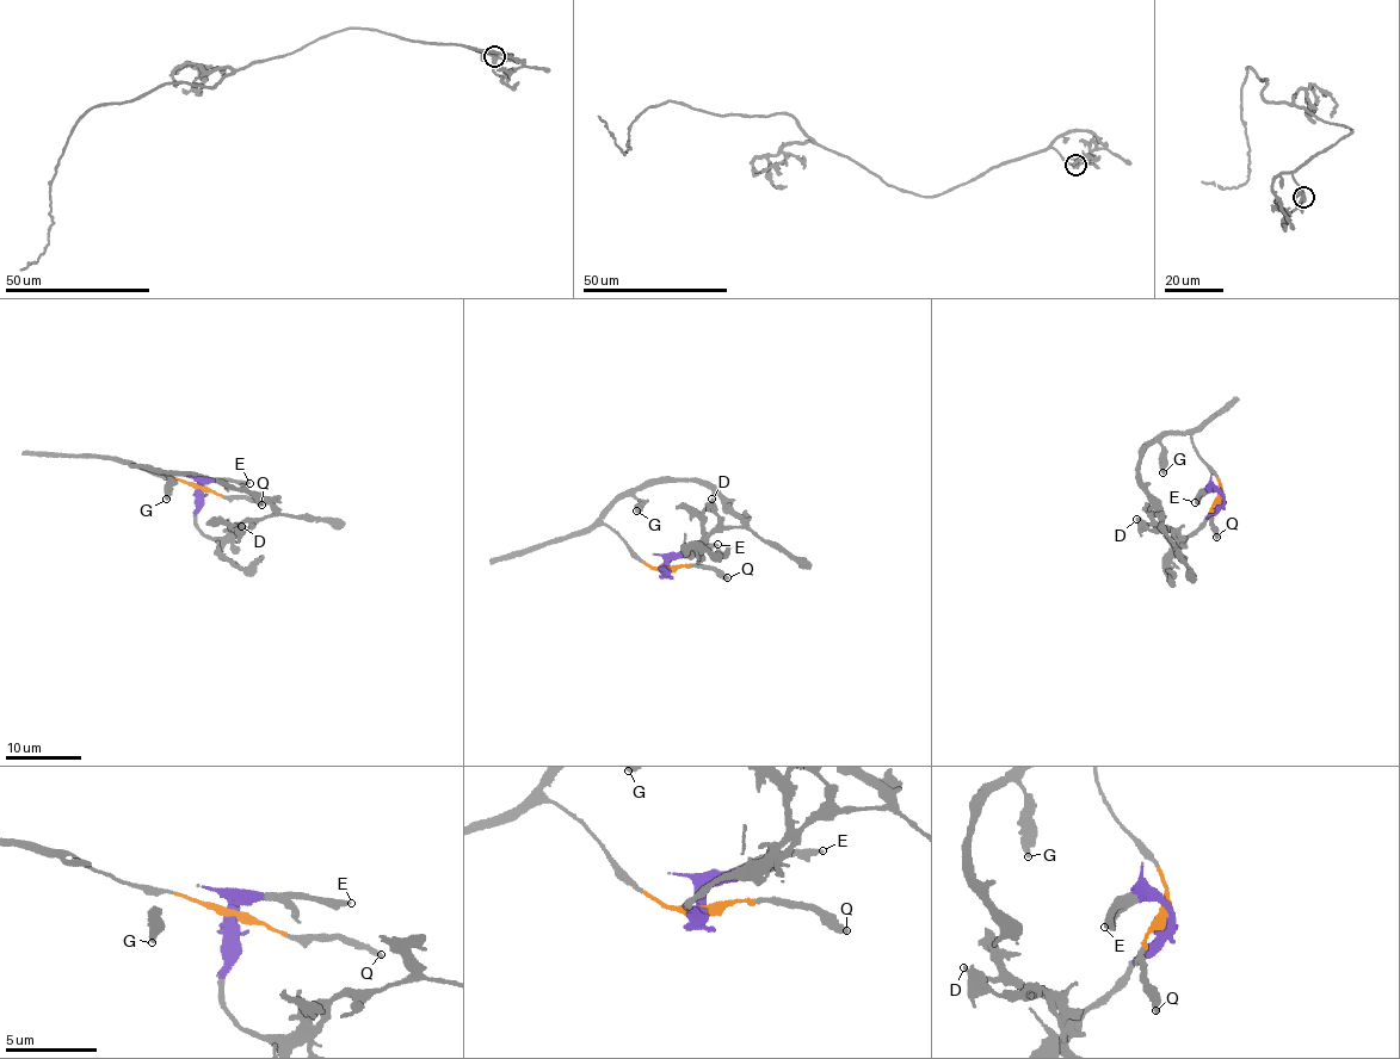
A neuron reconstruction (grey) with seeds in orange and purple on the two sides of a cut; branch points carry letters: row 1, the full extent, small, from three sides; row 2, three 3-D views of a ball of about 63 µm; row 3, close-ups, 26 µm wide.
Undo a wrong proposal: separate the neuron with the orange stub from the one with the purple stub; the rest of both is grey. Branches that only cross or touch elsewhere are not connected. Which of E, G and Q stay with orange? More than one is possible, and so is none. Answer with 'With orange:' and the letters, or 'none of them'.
With orange: G, Q

